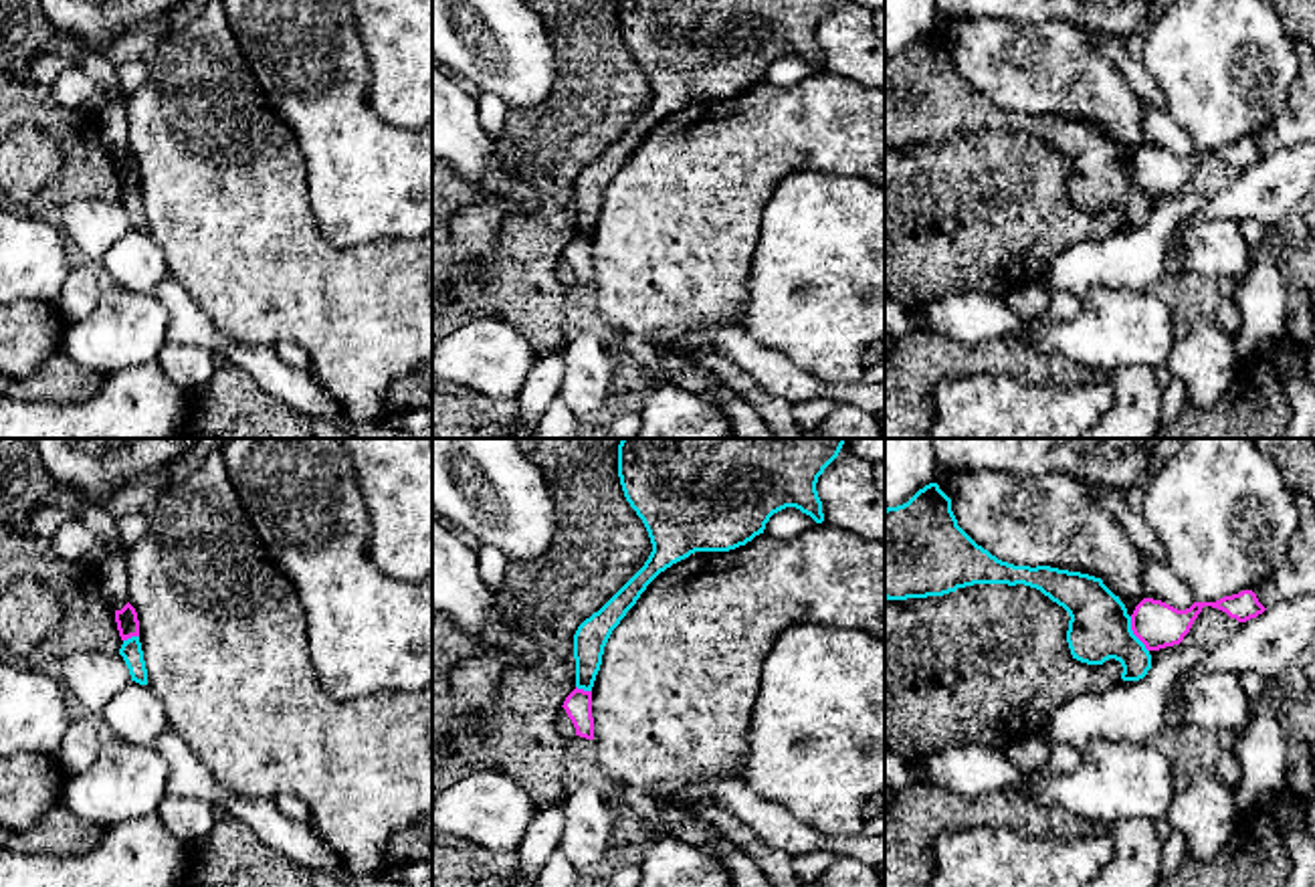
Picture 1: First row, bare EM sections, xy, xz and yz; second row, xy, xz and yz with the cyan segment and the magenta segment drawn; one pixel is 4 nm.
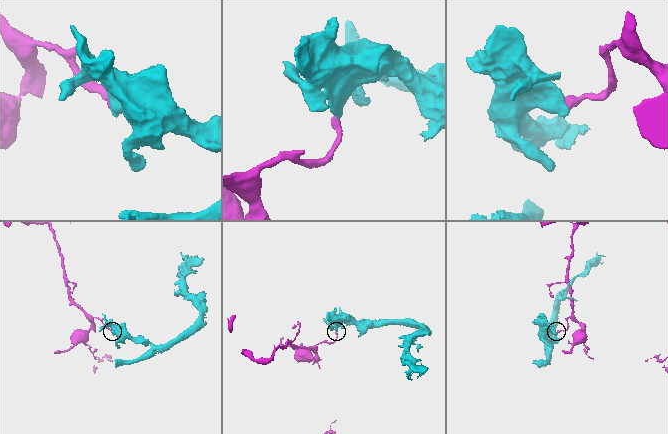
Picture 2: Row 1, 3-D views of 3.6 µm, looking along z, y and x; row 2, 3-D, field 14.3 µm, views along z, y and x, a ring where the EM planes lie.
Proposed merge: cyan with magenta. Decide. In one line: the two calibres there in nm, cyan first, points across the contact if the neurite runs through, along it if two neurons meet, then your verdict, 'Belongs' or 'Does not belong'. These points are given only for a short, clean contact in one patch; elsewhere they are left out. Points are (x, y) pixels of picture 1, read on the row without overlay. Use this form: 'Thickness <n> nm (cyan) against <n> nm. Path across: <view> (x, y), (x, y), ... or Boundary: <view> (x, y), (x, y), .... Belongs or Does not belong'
Thickness 260 nm (cyan) against 190 nm. Boundary: yz (1130, 164), (1130, 176), (1148, 199). Does not belong

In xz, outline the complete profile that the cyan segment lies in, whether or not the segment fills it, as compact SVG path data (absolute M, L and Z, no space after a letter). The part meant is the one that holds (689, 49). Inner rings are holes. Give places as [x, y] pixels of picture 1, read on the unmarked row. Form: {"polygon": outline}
{"polygon": "M618 0L618 24L626 48L642 67L652 99L644 113L574 182L576 234L592 238L612 178L646 133L695 99L729 99L764 81L770 65L796 55L824 69L818 24L838 0Z"}

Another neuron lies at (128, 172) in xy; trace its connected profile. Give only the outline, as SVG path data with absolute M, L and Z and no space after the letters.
M129 150L121 158L115 158L115 170L117 170L121 188L139 184L137 160Z

